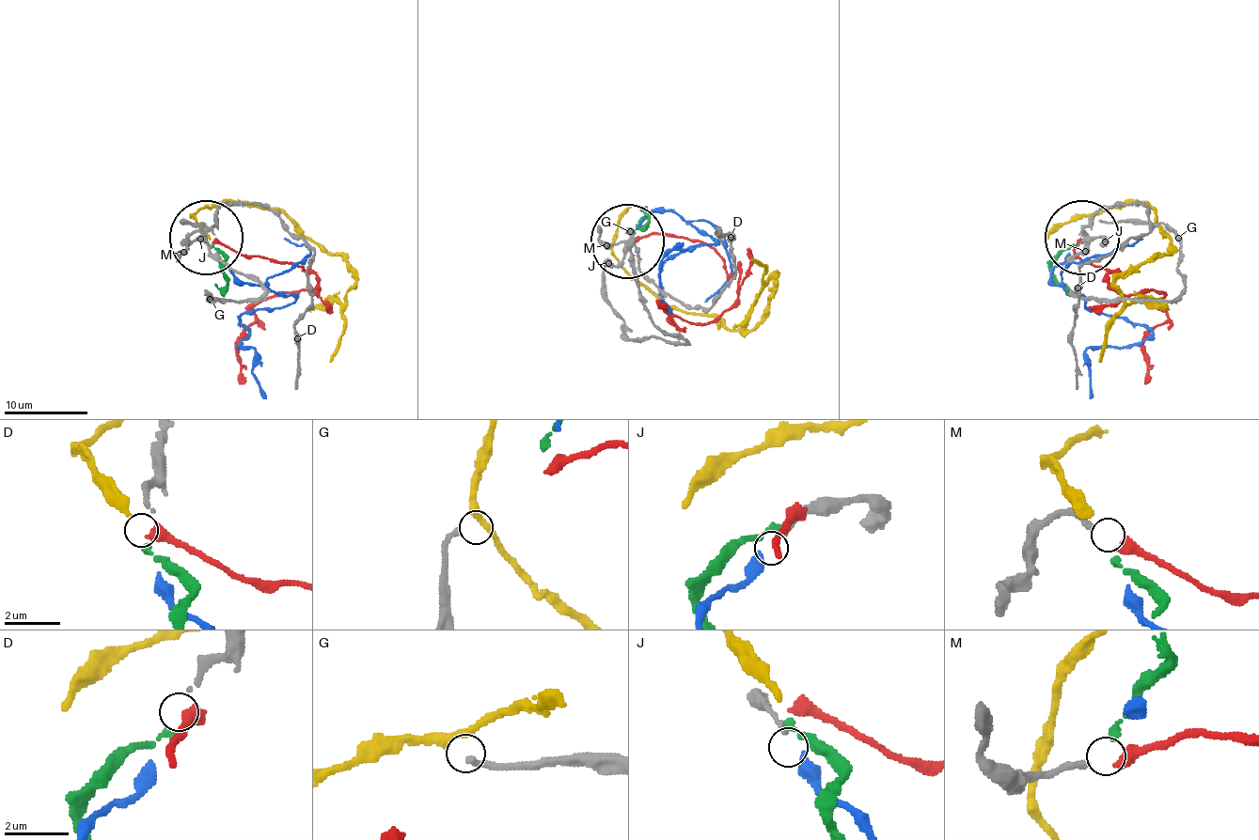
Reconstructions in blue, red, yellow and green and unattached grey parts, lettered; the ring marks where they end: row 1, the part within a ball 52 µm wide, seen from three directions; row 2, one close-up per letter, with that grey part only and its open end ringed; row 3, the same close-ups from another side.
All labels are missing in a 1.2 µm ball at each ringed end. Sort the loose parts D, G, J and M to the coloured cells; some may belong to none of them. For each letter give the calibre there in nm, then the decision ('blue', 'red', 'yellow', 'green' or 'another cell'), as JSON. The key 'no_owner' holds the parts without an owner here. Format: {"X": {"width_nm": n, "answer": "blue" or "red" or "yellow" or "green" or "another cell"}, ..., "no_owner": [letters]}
{"D": {"width_nm": 170, "answer": "green"}, "G": {"width_nm": 200, "answer": "yellow"}, "J": {"width_nm": 170, "answer": "blue"}, "M": {"width_nm": 200, "answer": "red"}, "no_owner": []}

